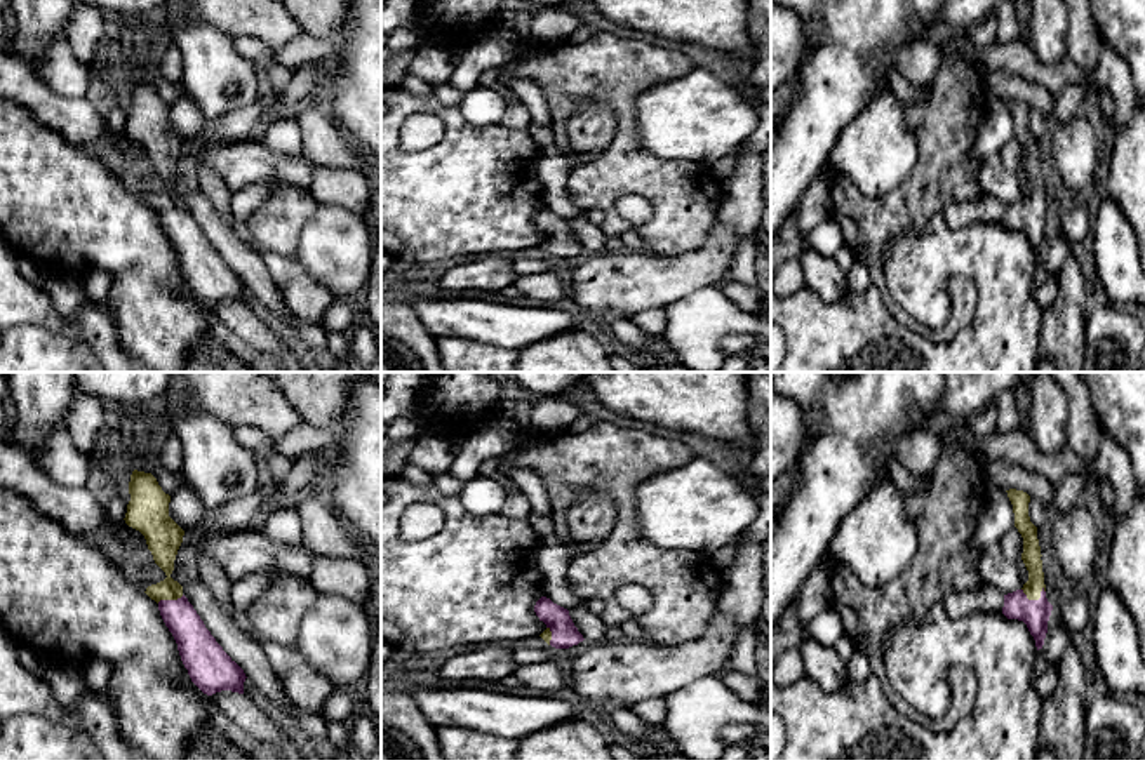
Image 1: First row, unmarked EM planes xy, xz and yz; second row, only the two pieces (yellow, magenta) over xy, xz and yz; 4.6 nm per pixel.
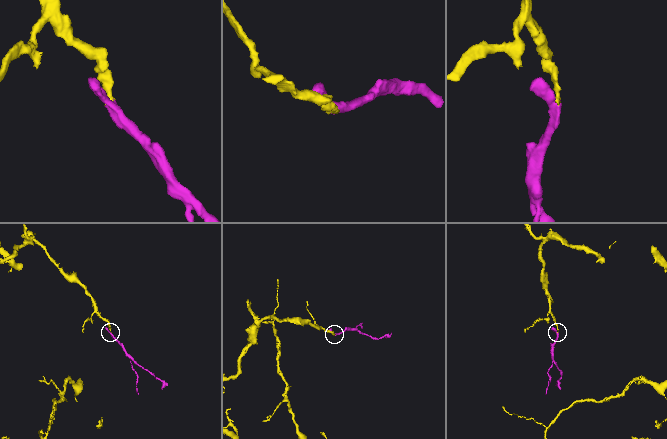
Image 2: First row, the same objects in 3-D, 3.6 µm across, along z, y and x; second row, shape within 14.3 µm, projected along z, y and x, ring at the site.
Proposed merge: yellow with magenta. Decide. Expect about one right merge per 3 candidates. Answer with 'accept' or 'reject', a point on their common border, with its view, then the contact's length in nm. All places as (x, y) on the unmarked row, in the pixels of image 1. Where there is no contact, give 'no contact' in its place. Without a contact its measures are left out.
accept; contact yz (1034, 209); length 110 nm

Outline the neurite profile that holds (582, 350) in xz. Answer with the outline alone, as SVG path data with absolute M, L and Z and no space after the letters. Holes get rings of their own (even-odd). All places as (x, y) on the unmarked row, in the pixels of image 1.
M581 327L519 350L517 372L614 372L599 329Z

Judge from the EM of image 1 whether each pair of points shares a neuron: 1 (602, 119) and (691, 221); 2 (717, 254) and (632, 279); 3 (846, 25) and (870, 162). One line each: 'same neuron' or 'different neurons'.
1: different neurons
2: same neuron
3: different neurons

